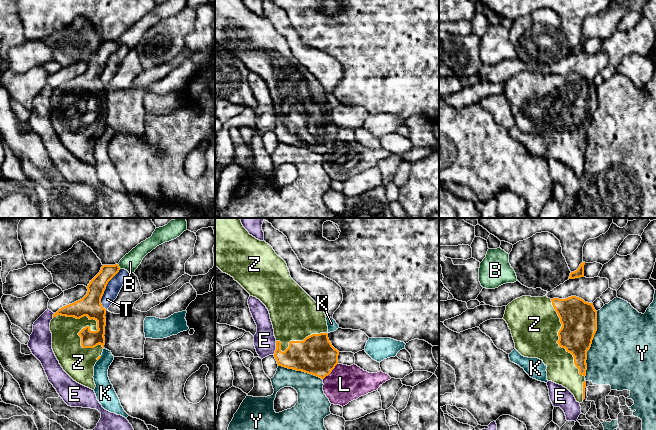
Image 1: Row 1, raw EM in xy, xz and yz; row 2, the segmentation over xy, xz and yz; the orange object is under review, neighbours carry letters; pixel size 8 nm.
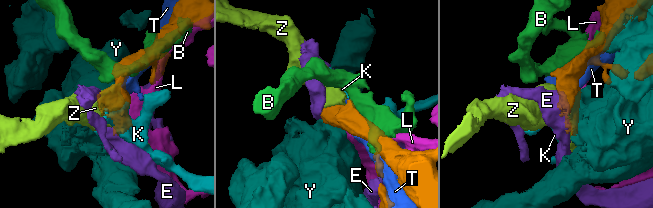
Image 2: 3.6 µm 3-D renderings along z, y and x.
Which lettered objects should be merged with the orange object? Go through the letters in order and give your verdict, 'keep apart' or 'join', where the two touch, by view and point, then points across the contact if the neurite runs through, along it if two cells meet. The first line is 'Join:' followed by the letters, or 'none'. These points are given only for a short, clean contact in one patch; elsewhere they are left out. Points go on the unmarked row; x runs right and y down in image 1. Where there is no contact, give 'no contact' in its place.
Join: Z
B: keep apart; contact xy (118, 42)
E: keep apart; contact xz (276, 124)
K: keep apart; contact xy (99, 134)
L: keep apart; contact xz (330, 148)
T: keep apart; contact xy (105, 64)
Y: keep apart; contact yz (591, 119)
Z: join; contact xy (95, 107)

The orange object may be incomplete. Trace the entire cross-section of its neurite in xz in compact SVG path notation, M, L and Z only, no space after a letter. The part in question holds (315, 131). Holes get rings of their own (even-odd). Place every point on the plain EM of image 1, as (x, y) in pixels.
M215 0L215 43L233 53L268 85L276 114L274 133L278 142L321 155L332 148L338 140L339 127L329 117L326 91L291 54L286 38L268 19L250 11L242 0Z

